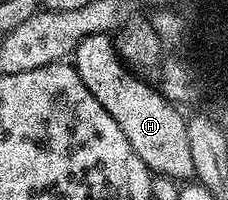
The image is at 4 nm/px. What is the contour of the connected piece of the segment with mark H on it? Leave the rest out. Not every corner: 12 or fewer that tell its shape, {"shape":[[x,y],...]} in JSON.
{"shape":[[110,34],[75,71],[155,175],[194,176],[187,119],[126,66]]}

